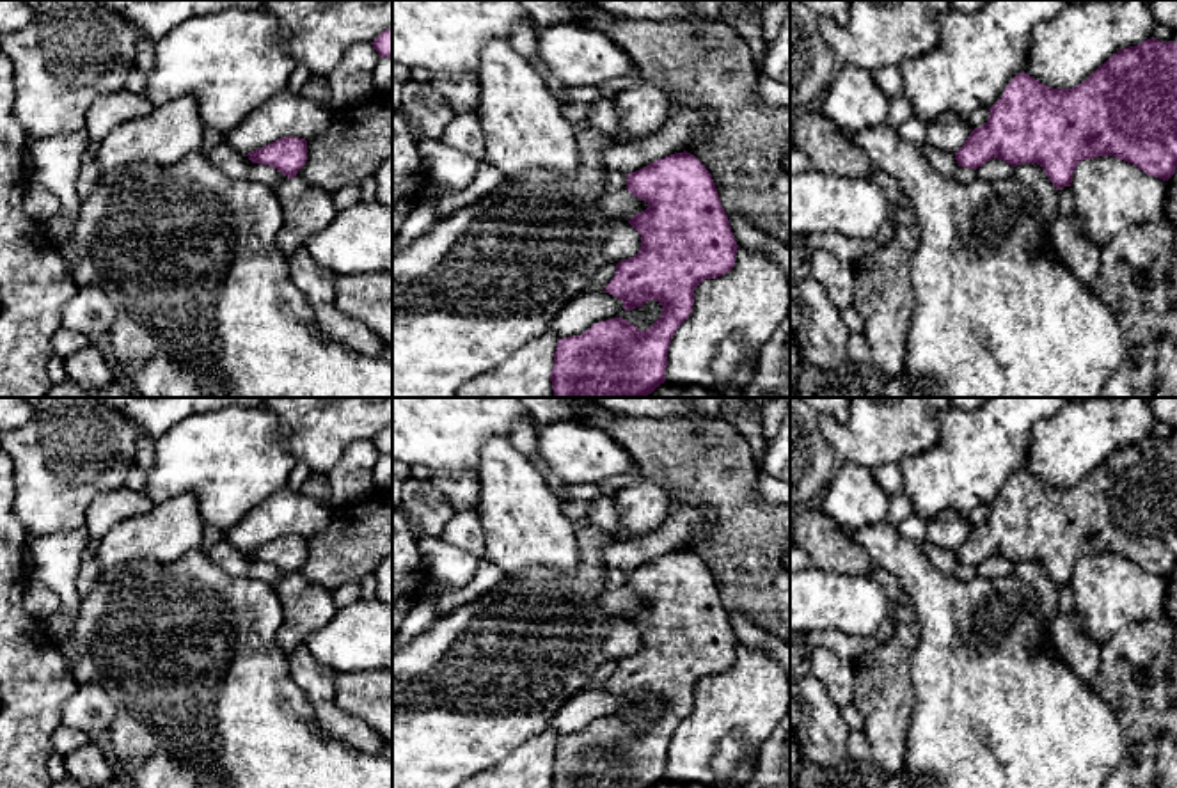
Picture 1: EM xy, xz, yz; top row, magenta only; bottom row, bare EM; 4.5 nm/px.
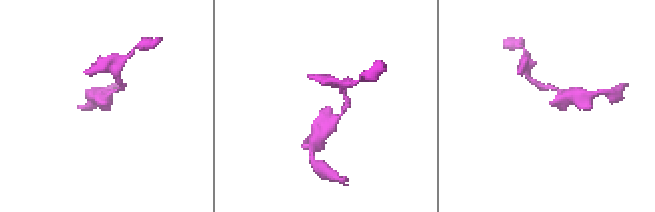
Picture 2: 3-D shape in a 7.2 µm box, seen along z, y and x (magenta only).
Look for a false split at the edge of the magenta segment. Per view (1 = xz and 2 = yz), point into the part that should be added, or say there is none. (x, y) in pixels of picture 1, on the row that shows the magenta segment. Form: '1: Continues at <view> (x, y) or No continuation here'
1: No continuation here
2: No continuation here

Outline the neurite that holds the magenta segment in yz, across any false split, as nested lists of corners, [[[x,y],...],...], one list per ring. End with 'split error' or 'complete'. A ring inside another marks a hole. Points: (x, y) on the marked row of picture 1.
[[[1154,37],[1113,53],[1085,82],[1072,89],[1053,89],[1028,73],[1015,75],[1003,96],[989,108],[989,119],[975,128],[955,153],[959,167],[978,169],[998,158],[1012,167],[1037,163],[1044,169],[1056,190],[1070,186],[1079,162],[1099,156],[1115,156],[1133,163],[1149,176],[1168,181],[1177,169],[1177,43]]] | complete

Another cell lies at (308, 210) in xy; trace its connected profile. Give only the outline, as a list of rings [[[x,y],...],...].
[[[302,179],[279,185],[277,197],[284,213],[277,241],[284,252],[304,248],[337,215],[332,193]]]

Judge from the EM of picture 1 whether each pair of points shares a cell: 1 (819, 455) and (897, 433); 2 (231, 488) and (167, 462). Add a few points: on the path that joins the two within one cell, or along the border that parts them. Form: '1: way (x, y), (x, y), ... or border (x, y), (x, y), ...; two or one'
1: border (819, 416), (819, 432), (838, 464); two
2: way (215, 472), (205, 462), (183, 462); one

